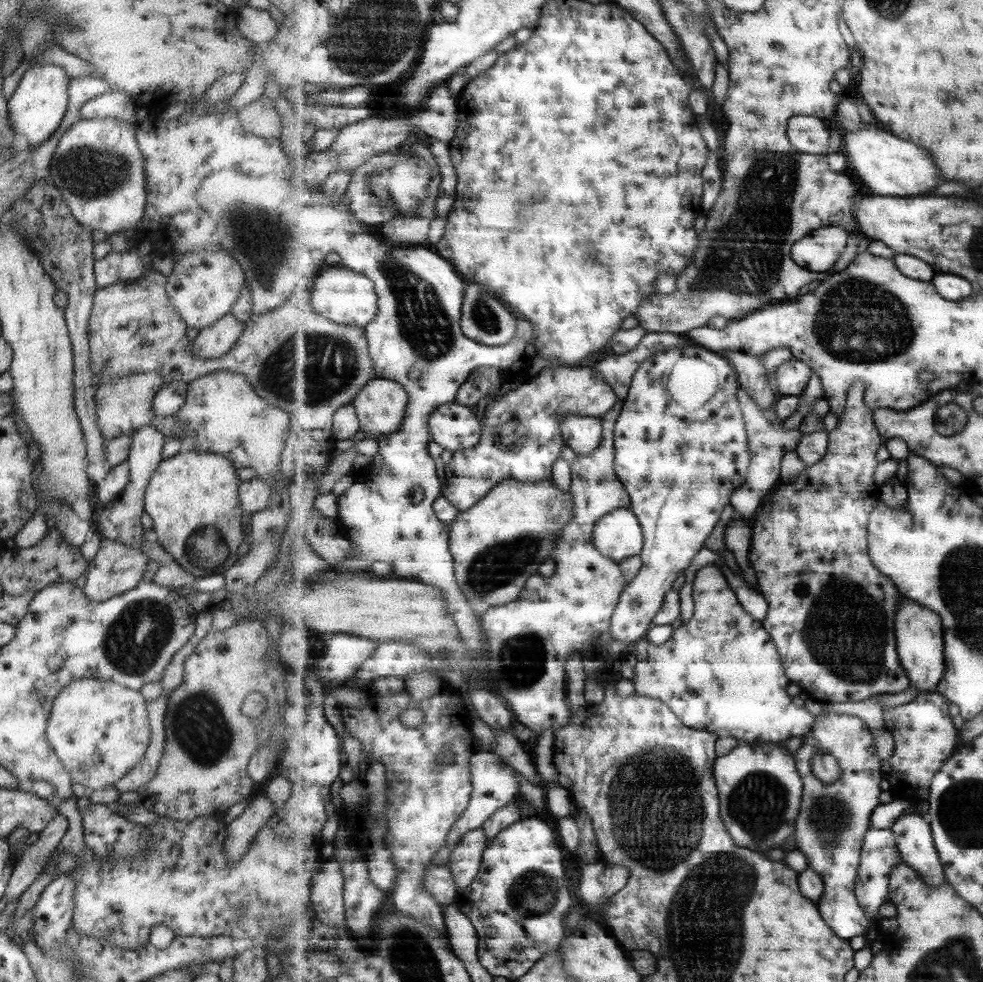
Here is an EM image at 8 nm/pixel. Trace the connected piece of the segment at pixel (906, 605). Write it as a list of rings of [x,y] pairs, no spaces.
[[[903,597],[895,620],[898,654],[912,687],[926,695],[934,695],[947,672],[945,656],[945,630],[941,616],[930,608],[921,607],[910,598]]]

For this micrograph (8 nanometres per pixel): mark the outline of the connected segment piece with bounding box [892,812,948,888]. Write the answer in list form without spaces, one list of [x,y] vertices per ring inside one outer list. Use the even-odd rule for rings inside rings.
[[[916,812],[906,814],[892,829],[897,835],[902,860],[914,868],[929,887],[943,887],[948,880],[928,817]]]

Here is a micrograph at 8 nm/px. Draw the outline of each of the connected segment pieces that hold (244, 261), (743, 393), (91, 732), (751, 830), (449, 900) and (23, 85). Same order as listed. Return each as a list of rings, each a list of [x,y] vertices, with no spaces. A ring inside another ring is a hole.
[[[228,105],[212,112],[200,107],[195,111],[189,112],[189,114],[183,112],[178,117],[169,120],[165,120],[161,117],[145,118],[143,113],[141,120],[141,122],[137,122],[135,125],[135,141],[137,141],[137,149],[141,151],[141,157],[143,157],[143,177],[145,180],[145,195],[147,195],[147,200],[145,200],[143,216],[136,224],[135,230],[133,229],[133,236],[135,244],[139,242],[152,244],[152,247],[157,250],[157,260],[161,258],[171,258],[173,259],[173,263],[175,263],[175,261],[185,253],[201,250],[208,246],[218,246],[226,250],[229,257],[233,258],[233,261],[237,262],[237,265],[243,269],[244,286],[250,293],[251,311],[252,314],[256,315],[275,310],[282,302],[285,302],[289,298],[292,292],[309,293],[312,290],[315,279],[320,276],[327,264],[331,262],[332,253],[338,254],[338,262],[345,269],[363,273],[367,278],[372,278],[374,280],[379,297],[379,314],[375,317],[373,322],[370,322],[370,324],[364,328],[370,346],[373,366],[379,378],[391,379],[406,387],[409,395],[409,402],[407,405],[407,414],[405,414],[405,418],[403,418],[399,432],[395,431],[394,433],[383,435],[376,440],[378,442],[378,452],[373,457],[373,474],[359,476],[345,492],[337,496],[334,500],[327,502],[327,505],[339,506],[339,510],[332,510],[336,512],[336,522],[338,523],[339,533],[352,542],[355,552],[352,554],[352,559],[333,565],[333,571],[337,574],[357,574],[357,572],[363,572],[363,570],[369,571],[371,564],[380,560],[392,566],[393,576],[399,576],[399,578],[405,578],[405,580],[415,580],[439,587],[443,590],[447,598],[447,610],[449,610],[449,614],[453,616],[453,620],[457,622],[459,632],[461,632],[466,645],[473,651],[476,657],[485,657],[488,649],[485,636],[483,636],[483,628],[481,628],[481,617],[475,613],[473,606],[467,602],[466,594],[463,594],[463,590],[461,590],[456,578],[456,562],[454,554],[450,549],[450,532],[452,525],[443,522],[434,509],[435,501],[442,497],[444,486],[441,485],[441,480],[439,480],[439,472],[437,472],[437,468],[435,468],[435,459],[429,454],[429,442],[432,440],[430,418],[437,412],[439,406],[442,404],[456,401],[458,390],[470,379],[470,376],[476,370],[480,368],[497,367],[501,372],[504,372],[505,375],[512,376],[515,372],[523,370],[524,367],[529,368],[529,366],[533,364],[536,350],[533,344],[535,338],[533,324],[520,317],[515,336],[507,344],[500,347],[484,345],[483,343],[475,342],[475,339],[467,338],[467,335],[462,329],[462,308],[464,300],[466,300],[466,288],[468,287],[468,283],[465,278],[457,274],[458,270],[455,268],[454,264],[442,258],[442,255],[438,252],[427,250],[427,248],[392,247],[388,242],[385,242],[382,234],[379,234],[381,230],[373,230],[373,228],[369,228],[363,221],[357,220],[356,214],[351,212],[351,200],[347,198],[346,194],[329,198],[329,196],[325,194],[325,190],[323,190],[323,183],[320,184],[319,188],[317,188],[317,186],[311,188],[311,186],[307,186],[305,181],[302,183],[292,181],[289,163],[291,163],[291,160],[297,159],[289,158],[289,156],[281,150],[279,138],[270,137],[269,139],[263,139],[245,132],[245,130],[239,126],[237,108]]]
[[[743,388],[738,392],[739,400],[742,402],[743,416],[746,416],[748,435],[750,436],[750,451],[752,461],[750,472],[747,475],[747,486],[742,486],[731,498],[731,504],[737,504],[737,514],[745,520],[751,520],[750,525],[754,526],[755,518],[761,513],[761,508],[765,504],[771,504],[776,492],[782,488],[781,480],[781,460],[787,452],[798,449],[802,441],[804,432],[797,427],[796,429],[783,428],[783,419],[776,414],[776,408],[763,410],[759,408],[759,403]]]
[[[85,678],[75,680],[65,685],[61,691],[57,693],[55,700],[52,702],[52,707],[46,724],[46,737],[51,751],[57,756],[57,759],[62,762],[64,769],[70,774],[72,783],[81,784],[89,792],[93,790],[101,790],[105,786],[114,785],[128,770],[135,766],[136,762],[141,761],[141,756],[147,751],[150,738],[150,728],[148,716],[146,713],[146,701],[141,697],[139,691],[129,690],[125,686],[120,686],[115,682],[99,681],[97,679]]]
[[[771,742],[738,744],[727,755],[718,757],[714,773],[718,782],[722,819],[739,846],[767,854],[772,848],[780,848],[789,836],[793,836],[804,782],[791,752]]]
[[[448,864],[434,865],[426,874],[425,888],[434,895],[445,909],[457,901],[459,897],[457,885],[458,882]]]
[[[39,63],[21,75],[16,89],[7,100],[8,118],[14,133],[25,136],[29,146],[39,146],[57,130],[68,103],[67,87],[70,76],[55,63]]]

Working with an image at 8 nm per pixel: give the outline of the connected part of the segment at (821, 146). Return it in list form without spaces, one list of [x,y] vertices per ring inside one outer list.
[[[797,115],[790,118],[788,135],[791,144],[803,154],[831,154],[832,130],[822,118]]]

